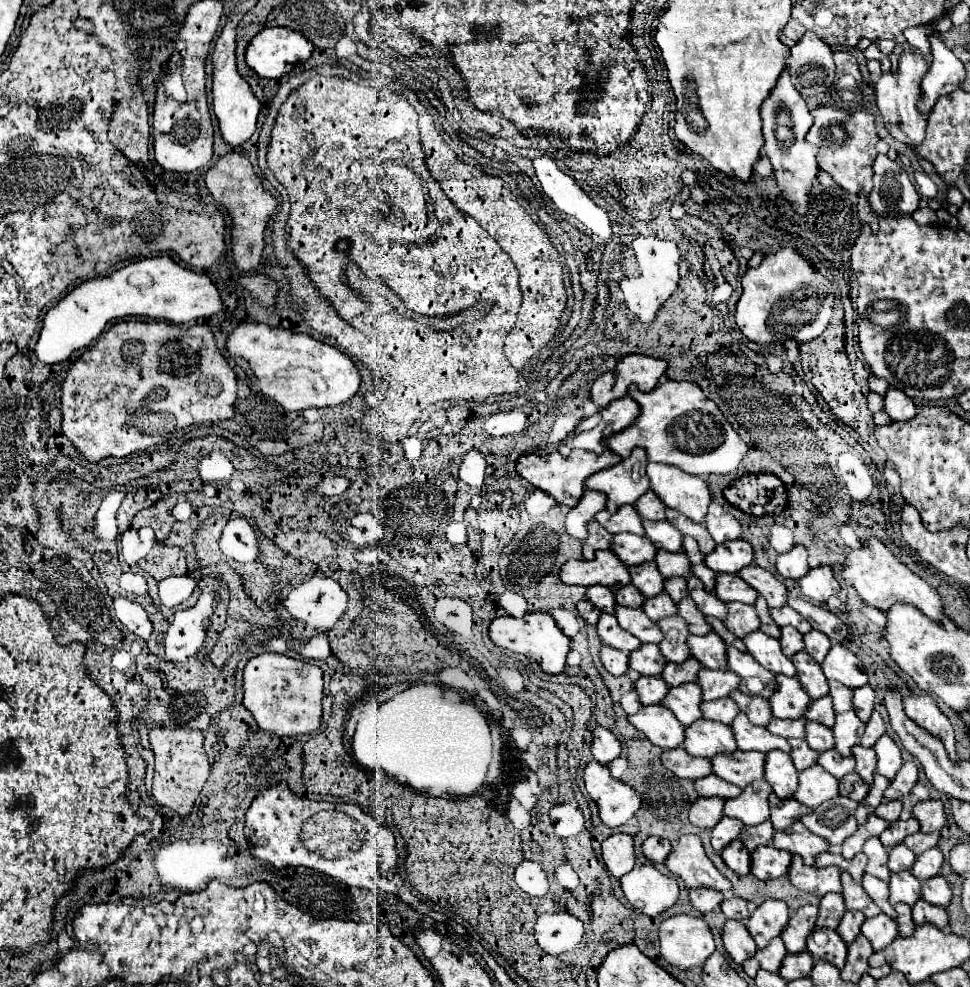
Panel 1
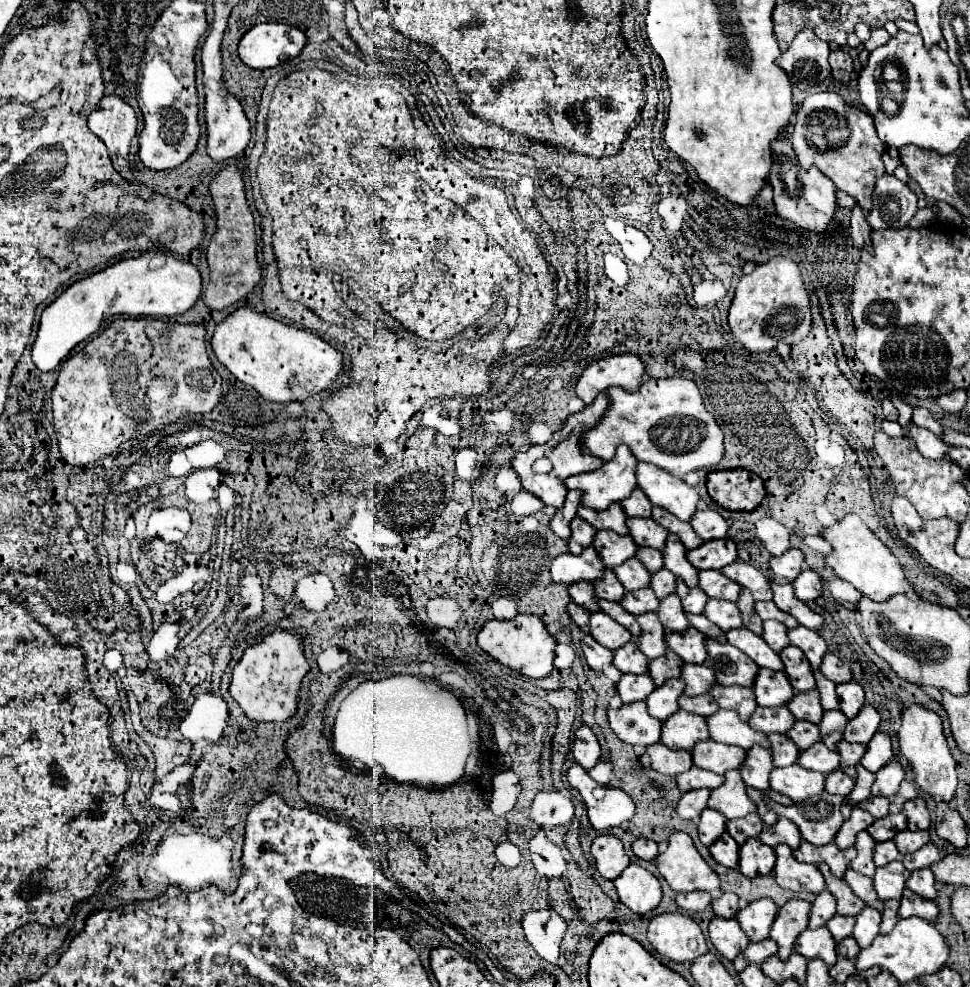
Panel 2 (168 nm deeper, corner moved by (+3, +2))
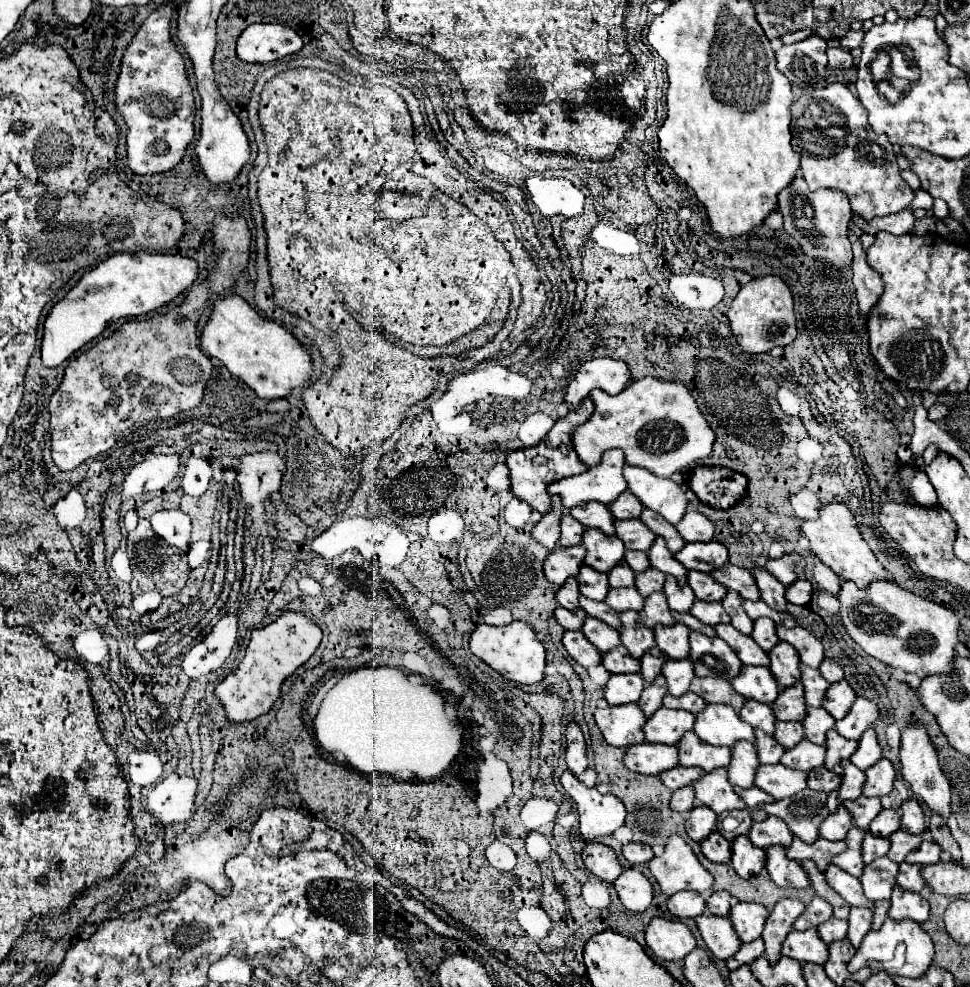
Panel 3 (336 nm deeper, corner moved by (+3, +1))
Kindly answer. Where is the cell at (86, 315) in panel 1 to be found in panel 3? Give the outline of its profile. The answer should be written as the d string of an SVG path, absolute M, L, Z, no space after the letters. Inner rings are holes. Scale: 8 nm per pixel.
M124 252L114 254L88 270L80 282L50 310L44 322L42 362L44 366L60 366L84 344L100 336L106 322L120 318L146 316L160 306L174 300L186 288L194 284L198 276L198 264L192 258L180 254L148 254L148 252Z

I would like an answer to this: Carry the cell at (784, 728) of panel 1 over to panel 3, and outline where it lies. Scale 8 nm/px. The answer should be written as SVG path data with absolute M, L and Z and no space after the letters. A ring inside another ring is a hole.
M746 700L742 710L740 710L740 718L744 722L748 722L750 726L768 732L770 736L774 732L776 718L772 716L772 708L768 704L762 704L762 702L756 702L756 700Z

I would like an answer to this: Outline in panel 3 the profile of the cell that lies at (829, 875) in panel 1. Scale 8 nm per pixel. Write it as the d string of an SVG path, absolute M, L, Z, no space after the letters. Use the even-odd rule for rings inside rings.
M772 846L766 850L766 870L774 884L782 888L808 888L808 876L804 876L804 870L798 862L790 860L786 856L786 850L782 846Z

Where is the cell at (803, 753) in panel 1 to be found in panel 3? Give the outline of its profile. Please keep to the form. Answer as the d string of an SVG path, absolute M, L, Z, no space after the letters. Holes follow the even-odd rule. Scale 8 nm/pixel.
M760 728L754 730L754 736L756 736L756 752L760 764L780 762L780 756L786 752L786 748L776 744L776 740L772 740L772 736L768 736L766 732L760 732Z

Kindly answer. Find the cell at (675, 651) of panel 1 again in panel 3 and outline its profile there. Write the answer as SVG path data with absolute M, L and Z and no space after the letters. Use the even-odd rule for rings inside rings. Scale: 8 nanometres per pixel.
M634 610L620 612L620 622L622 622L620 640L622 640L622 646L626 646L626 650L630 652L630 656L640 658L648 648L656 646L656 642L654 642L652 628L644 624L636 624L636 616L638 612Z

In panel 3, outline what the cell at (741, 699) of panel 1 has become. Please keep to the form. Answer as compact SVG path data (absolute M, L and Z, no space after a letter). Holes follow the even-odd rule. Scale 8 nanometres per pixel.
M694 678L690 684L690 692L698 694L706 702L716 702L716 704L728 704L736 712L744 706L744 696L740 696L728 680L718 680L718 678Z

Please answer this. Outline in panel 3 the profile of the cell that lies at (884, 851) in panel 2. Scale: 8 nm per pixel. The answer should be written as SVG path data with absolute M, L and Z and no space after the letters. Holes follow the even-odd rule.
M866 832L864 842L862 842L862 860L864 864L870 864L872 860L886 856L890 848L890 840L888 838L880 838L880 836L872 836L870 832Z

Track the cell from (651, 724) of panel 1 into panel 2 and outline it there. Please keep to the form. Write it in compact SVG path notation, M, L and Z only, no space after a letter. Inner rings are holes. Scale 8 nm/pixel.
M636 701L622 705L620 709L608 709L608 723L612 731L628 745L654 745L660 743L662 733L662 721L654 719L648 713L646 701Z

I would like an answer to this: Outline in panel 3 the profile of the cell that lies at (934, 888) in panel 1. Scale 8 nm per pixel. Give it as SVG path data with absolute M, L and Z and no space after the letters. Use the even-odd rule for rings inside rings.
M902 862L900 870L898 870L898 886L908 890L908 892L920 892L924 888L924 880L920 876L920 864L908 864Z

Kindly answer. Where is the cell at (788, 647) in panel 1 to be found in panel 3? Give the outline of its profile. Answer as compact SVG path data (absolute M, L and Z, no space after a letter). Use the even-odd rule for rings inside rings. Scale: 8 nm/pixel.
M758 618L758 620L754 620L754 630L752 630L750 636L756 640L756 644L758 644L764 652L772 650L772 648L780 642L774 628L776 628L776 624L774 624L772 620L768 620L768 618Z

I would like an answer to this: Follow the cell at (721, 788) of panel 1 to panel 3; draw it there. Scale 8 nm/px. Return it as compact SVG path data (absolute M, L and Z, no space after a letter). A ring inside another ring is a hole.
M674 766L668 772L660 772L660 780L666 788L676 790L676 788L682 788L682 786L690 786L692 780L696 780L696 776L700 776L700 772L704 772L704 770L696 768L696 766L692 766L692 768Z

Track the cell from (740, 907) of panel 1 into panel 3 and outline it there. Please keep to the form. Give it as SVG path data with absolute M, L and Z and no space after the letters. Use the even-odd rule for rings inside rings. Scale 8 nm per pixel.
M714 892L708 898L706 906L716 916L728 916L728 912L730 912L730 894L728 892Z

